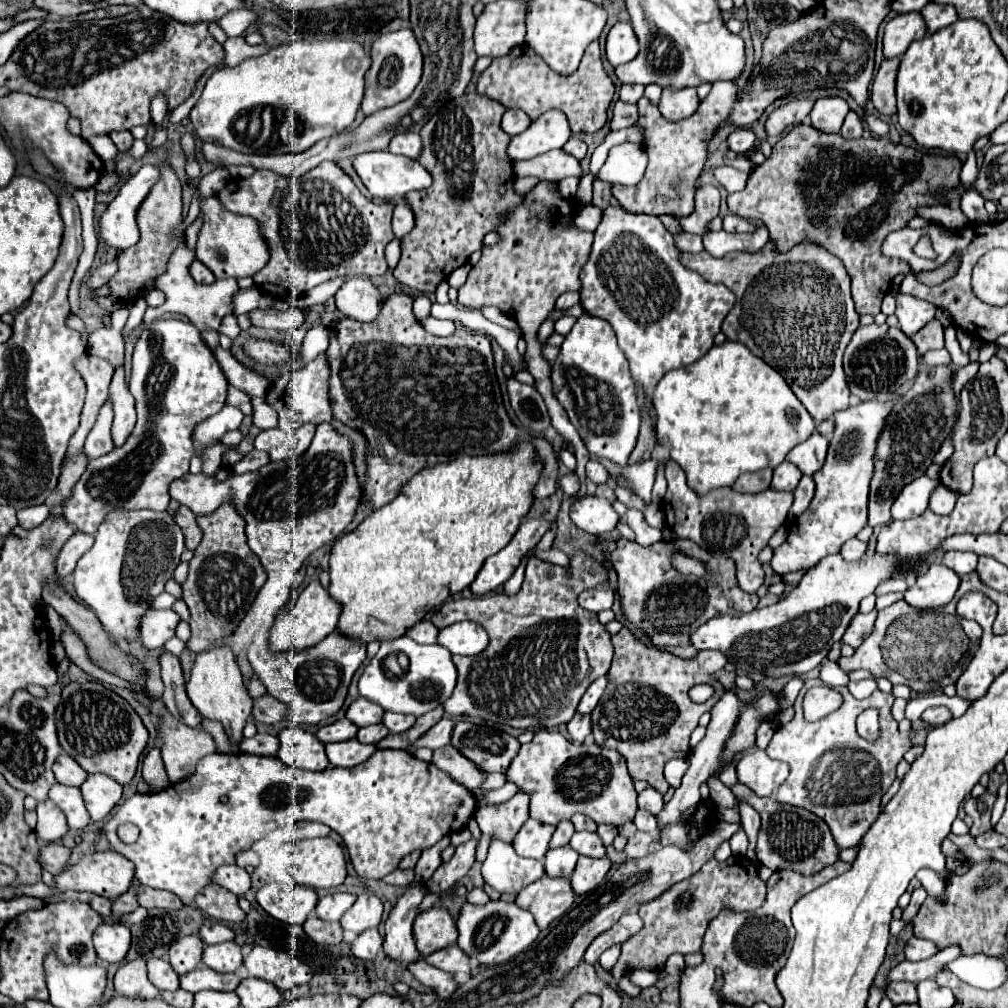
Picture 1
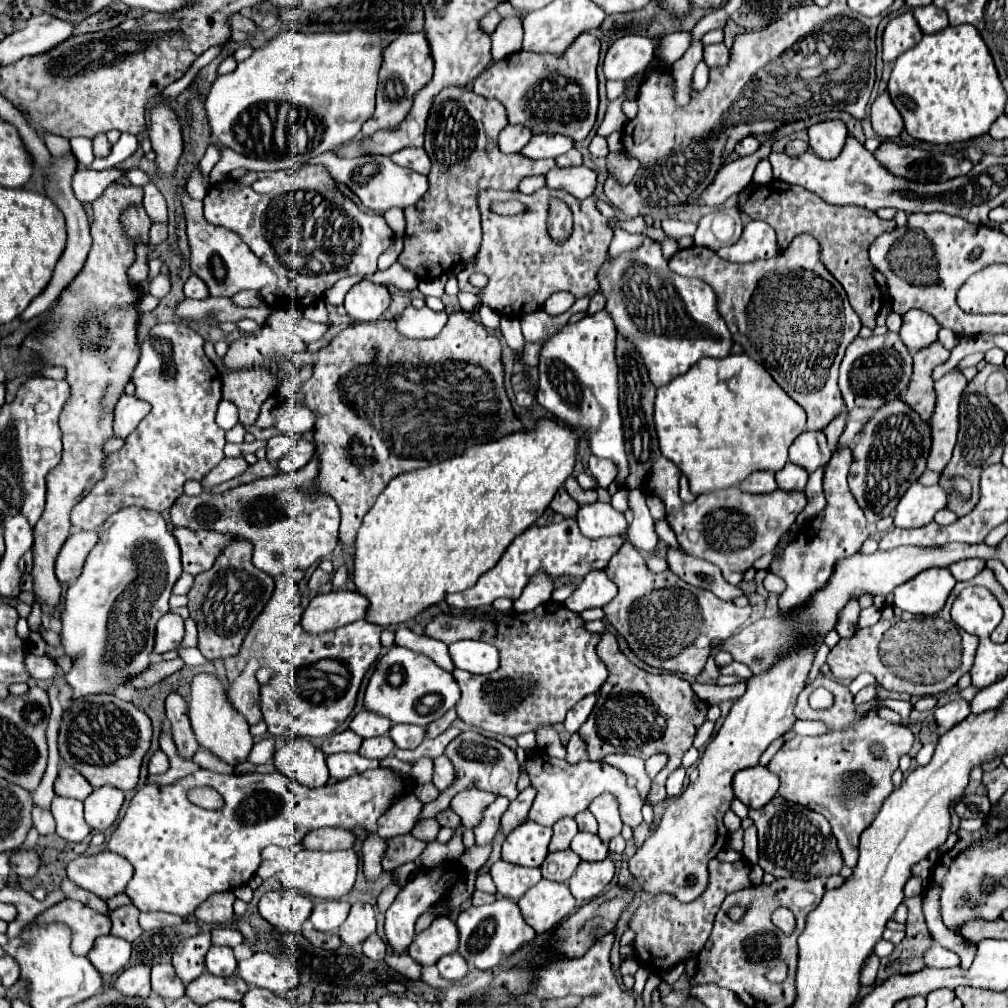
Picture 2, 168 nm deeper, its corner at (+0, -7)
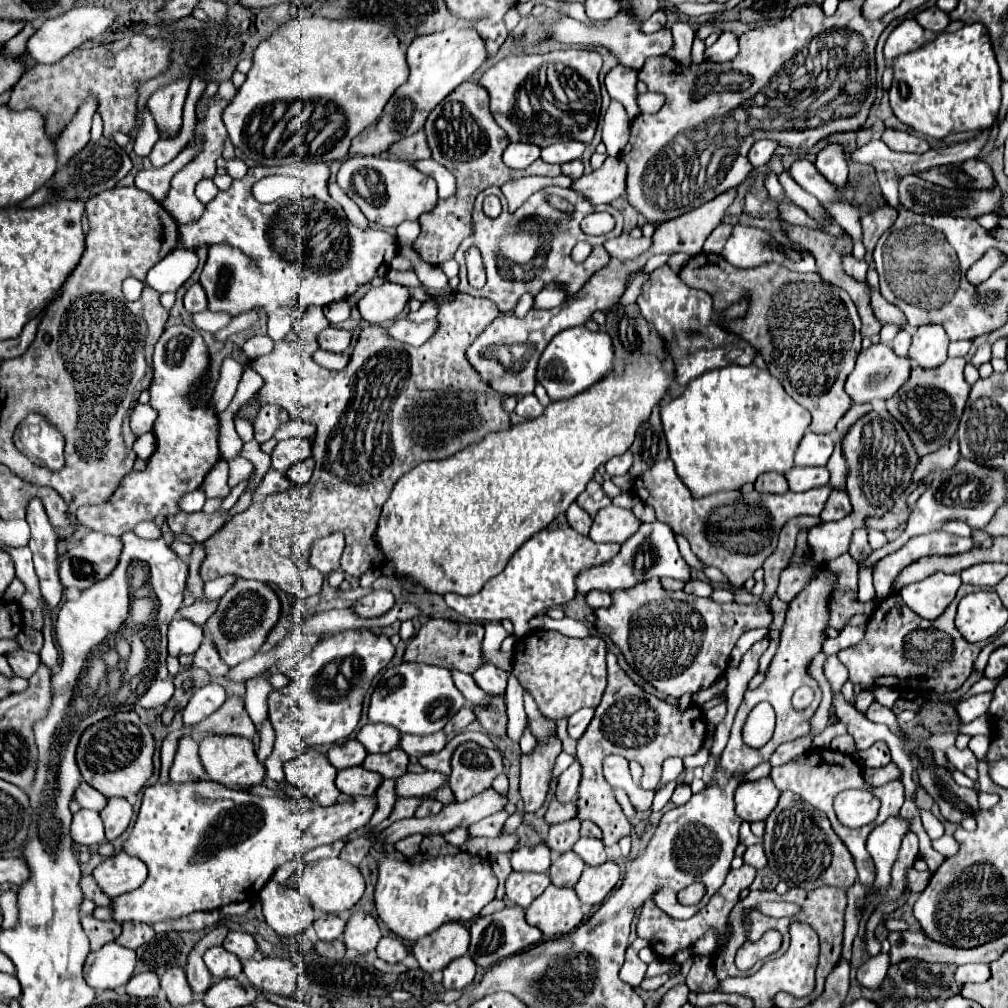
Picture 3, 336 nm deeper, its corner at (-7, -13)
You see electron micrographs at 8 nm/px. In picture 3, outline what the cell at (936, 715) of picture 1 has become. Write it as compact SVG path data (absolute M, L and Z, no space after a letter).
M982 693L982 695L970 697L968 701L960 703L956 707L956 713L960 717L960 723L970 723L976 717L986 715L988 713L988 707L990 707L990 701L992 701L992 693Z

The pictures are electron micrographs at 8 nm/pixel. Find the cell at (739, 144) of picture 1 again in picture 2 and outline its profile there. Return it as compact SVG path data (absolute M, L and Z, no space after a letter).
M745 137L741 143L737 143L735 153L739 153L741 157L745 157L745 155L753 155L759 147L761 147L761 143L755 137Z

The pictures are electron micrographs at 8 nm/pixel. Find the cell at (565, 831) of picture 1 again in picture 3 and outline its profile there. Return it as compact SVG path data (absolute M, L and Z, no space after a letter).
M570 819L566 823L556 823L550 827L546 845L554 851L554 855L562 855L566 851L572 851L578 839L580 839L580 819Z

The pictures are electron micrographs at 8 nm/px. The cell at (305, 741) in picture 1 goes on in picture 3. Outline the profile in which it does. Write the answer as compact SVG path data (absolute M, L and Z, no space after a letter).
M308 749L304 755L284 763L284 775L288 783L298 787L316 805L332 805L340 795L334 785L336 769L322 753L314 749Z

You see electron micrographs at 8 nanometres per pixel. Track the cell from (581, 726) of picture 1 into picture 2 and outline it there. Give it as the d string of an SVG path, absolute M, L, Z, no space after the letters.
M573 733L571 741L567 743L567 757L565 757L565 761L567 761L569 765L575 765L575 763L579 763L581 759L587 759L587 757L585 757L585 743L581 741L581 737L577 737L577 733Z

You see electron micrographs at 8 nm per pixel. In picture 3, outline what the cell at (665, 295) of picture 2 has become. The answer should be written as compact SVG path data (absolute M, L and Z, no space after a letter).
M662 265L650 273L636 303L640 313L644 313L644 319L656 327L664 349L672 355L676 367L674 381L678 385L686 385L690 379L712 371L714 367L720 369L732 363L750 365L756 355L756 349L752 349L744 339L714 323L712 297L702 289L690 289L668 265Z

